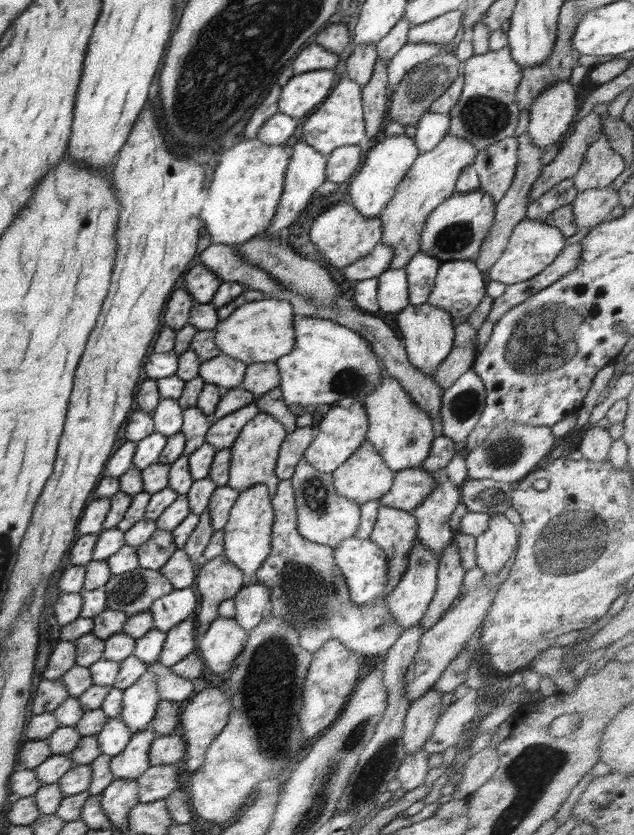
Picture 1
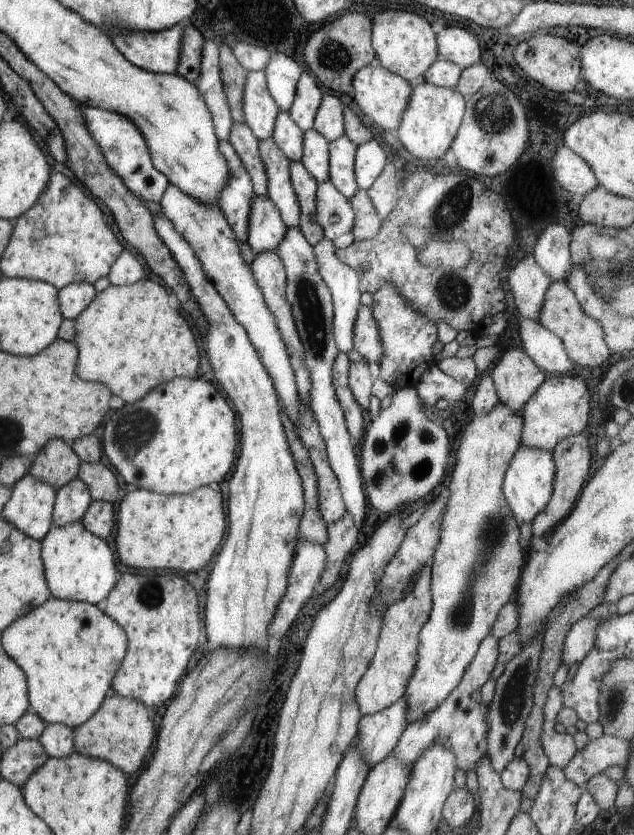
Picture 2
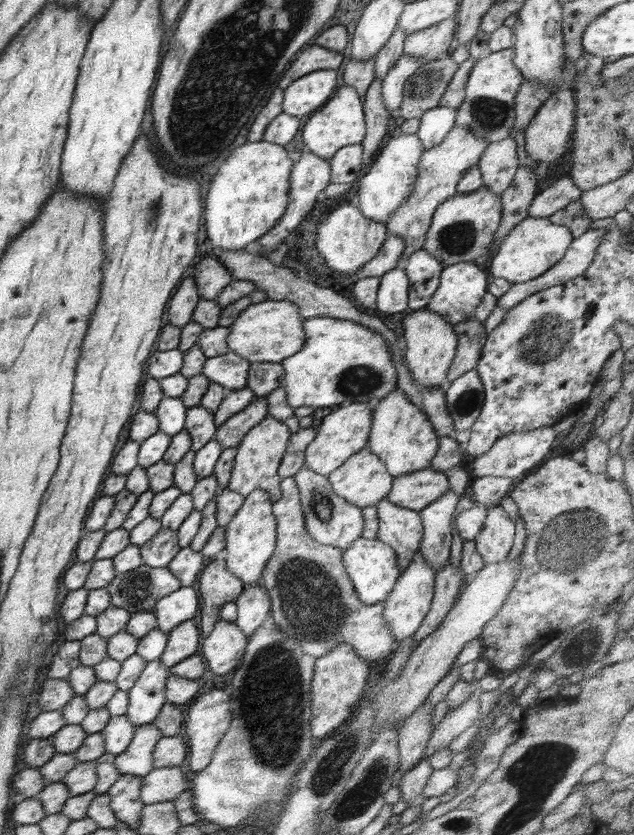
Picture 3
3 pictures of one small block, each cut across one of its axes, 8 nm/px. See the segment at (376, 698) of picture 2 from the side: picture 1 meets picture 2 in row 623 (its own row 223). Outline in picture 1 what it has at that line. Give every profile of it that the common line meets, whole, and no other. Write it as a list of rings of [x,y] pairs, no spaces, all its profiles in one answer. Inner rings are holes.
[[[446,135],[443,140],[430,150],[422,153],[412,164],[405,180],[397,187],[397,194],[392,196],[388,207],[379,217],[383,224],[382,243],[392,246],[394,258],[390,269],[404,268],[412,256],[420,251],[420,232],[426,225],[431,213],[448,197],[457,194],[456,184],[462,170],[476,161],[479,150],[462,137]]]

